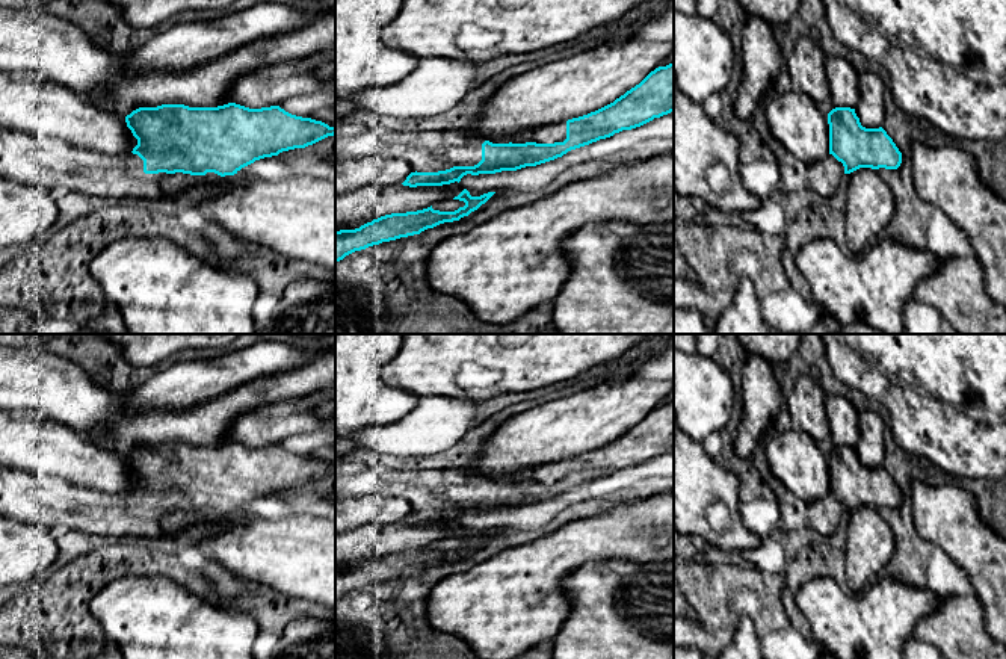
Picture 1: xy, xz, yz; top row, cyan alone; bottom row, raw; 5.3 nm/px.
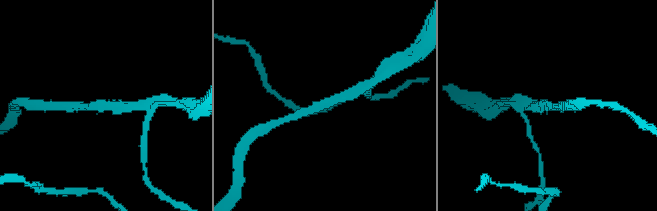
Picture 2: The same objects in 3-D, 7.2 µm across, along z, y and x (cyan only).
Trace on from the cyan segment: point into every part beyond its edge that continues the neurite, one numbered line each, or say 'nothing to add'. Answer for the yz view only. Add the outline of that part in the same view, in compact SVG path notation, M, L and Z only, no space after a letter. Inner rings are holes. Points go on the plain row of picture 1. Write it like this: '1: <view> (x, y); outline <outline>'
1: yz (823, 514); outline M832 493L808 503L808 523L826 540L837 531L844 505Z

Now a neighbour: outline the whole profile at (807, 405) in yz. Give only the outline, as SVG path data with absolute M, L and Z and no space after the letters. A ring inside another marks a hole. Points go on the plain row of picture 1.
M799 375L793 384L793 393L785 398L792 426L810 435L825 453L832 449L826 419L826 398L825 390L805 375Z

